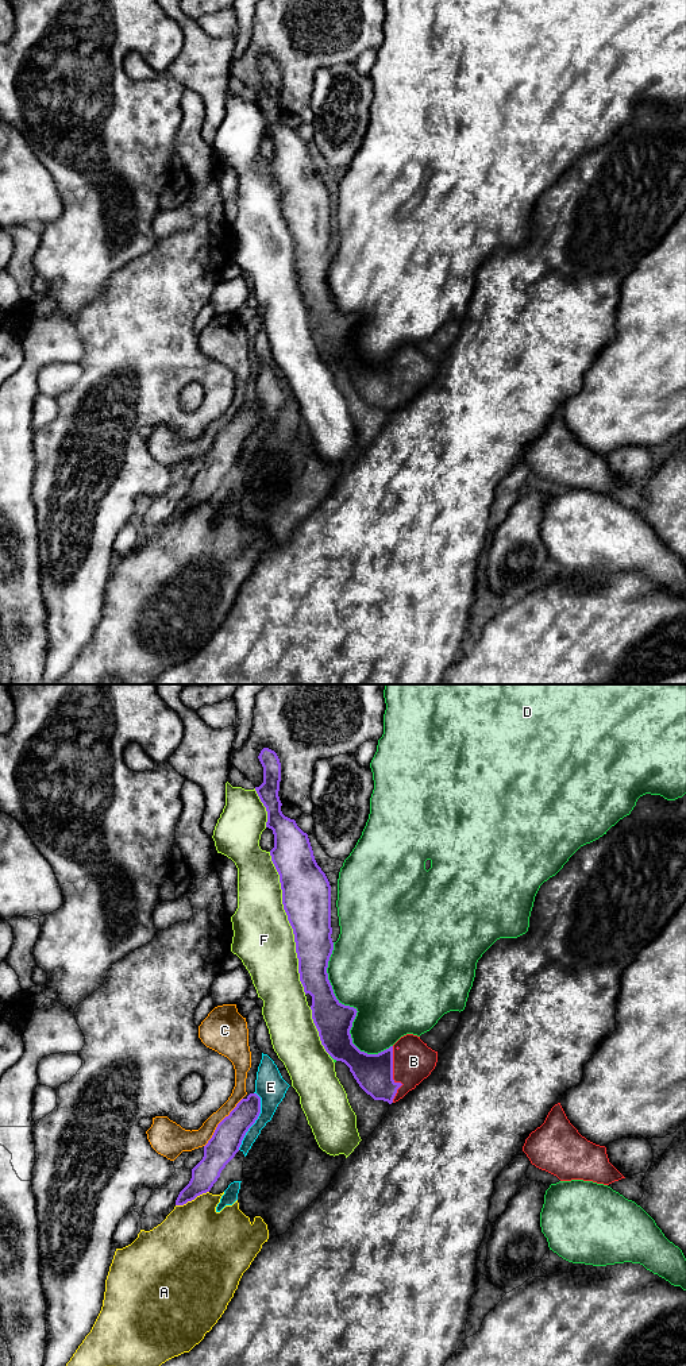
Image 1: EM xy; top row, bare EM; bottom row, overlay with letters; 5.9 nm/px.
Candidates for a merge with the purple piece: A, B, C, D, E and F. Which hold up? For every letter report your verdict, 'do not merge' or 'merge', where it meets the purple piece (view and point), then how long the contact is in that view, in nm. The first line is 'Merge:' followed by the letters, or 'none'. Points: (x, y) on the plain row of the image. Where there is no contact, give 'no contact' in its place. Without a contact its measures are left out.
Merge: B
A: do not merge; meets purple in xy at (192, 508); contact 220 nm long
B: merge; meets purple in xy at (392, 385); contact 340 nm long
C: do not merge; meets purple in xy at (220, 431); contact 380 nm long
D: do not merge; meets purple in xy at (347, 315); contact 700 nm long
E: do not merge; meets purple in xy at (255, 428); contact 360 nm long
F: do not merge; meets purple in xy at (289, 231); contact 900 nm long

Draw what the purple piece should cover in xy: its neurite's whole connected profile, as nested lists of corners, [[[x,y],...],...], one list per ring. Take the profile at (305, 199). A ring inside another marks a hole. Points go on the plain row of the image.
[[[263,57],[258,67],[263,76],[263,92],[255,96],[255,100],[267,120],[266,136],[271,138],[274,143],[274,157],[270,159],[270,165],[280,184],[282,213],[294,243],[300,290],[305,304],[312,305],[312,328],[321,354],[334,368],[342,370],[350,377],[359,395],[374,409],[396,412],[431,383],[438,371],[438,360],[413,343],[401,346],[393,355],[378,363],[361,360],[352,352],[350,339],[358,320],[336,308],[327,282],[334,259],[331,194],[315,169],[308,143],[297,135],[294,128],[285,126],[281,120],[282,112],[278,105],[281,72],[277,62]]]

